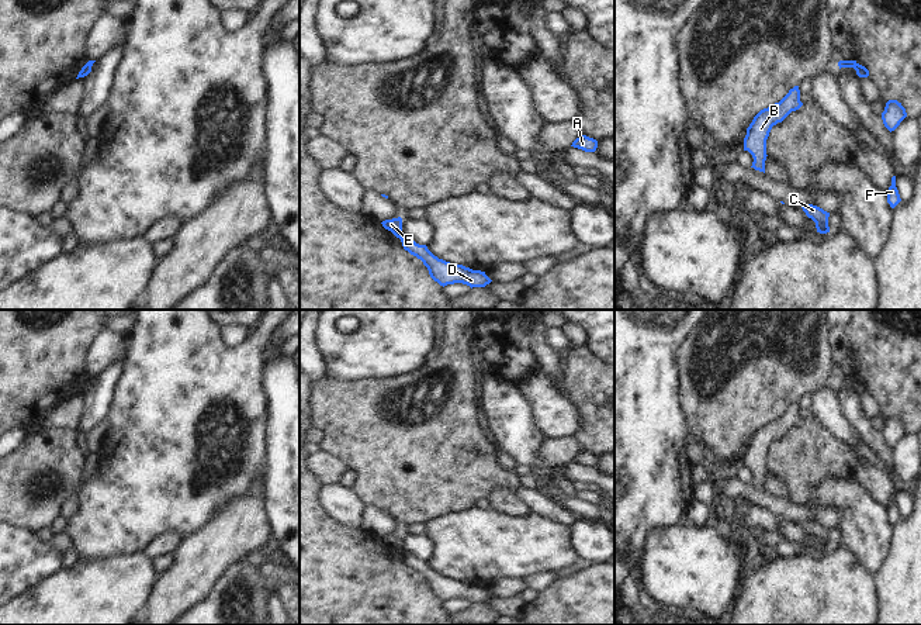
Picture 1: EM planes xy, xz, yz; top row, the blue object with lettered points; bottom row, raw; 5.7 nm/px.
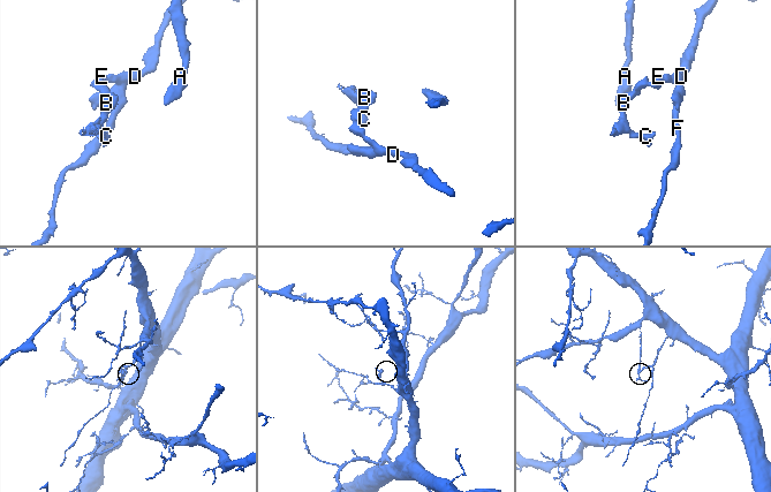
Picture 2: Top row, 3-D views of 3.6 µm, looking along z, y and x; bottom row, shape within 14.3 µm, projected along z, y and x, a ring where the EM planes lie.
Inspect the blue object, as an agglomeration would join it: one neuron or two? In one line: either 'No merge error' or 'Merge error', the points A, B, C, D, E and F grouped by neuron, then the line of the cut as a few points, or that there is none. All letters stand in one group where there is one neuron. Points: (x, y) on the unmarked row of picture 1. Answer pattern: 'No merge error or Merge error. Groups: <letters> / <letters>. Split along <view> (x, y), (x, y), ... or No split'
Merge error. Groups: A D F / B C E. Split along yz (858, 379), (855, 384).

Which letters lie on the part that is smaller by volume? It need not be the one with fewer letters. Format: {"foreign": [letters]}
{"foreign": ["B", "C", "E"]}

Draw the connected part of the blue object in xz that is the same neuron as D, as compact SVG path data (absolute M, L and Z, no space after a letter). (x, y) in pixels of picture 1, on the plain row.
M401 553L402 562L416 572L427 583L430 593L440 601L463 598L472 602L485 602L492 595L481 586L472 586L463 580L453 580L434 572L426 560L419 560L412 555Z

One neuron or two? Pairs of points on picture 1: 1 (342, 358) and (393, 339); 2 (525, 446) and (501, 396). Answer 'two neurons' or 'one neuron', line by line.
1: one neuron
2: one neuron

